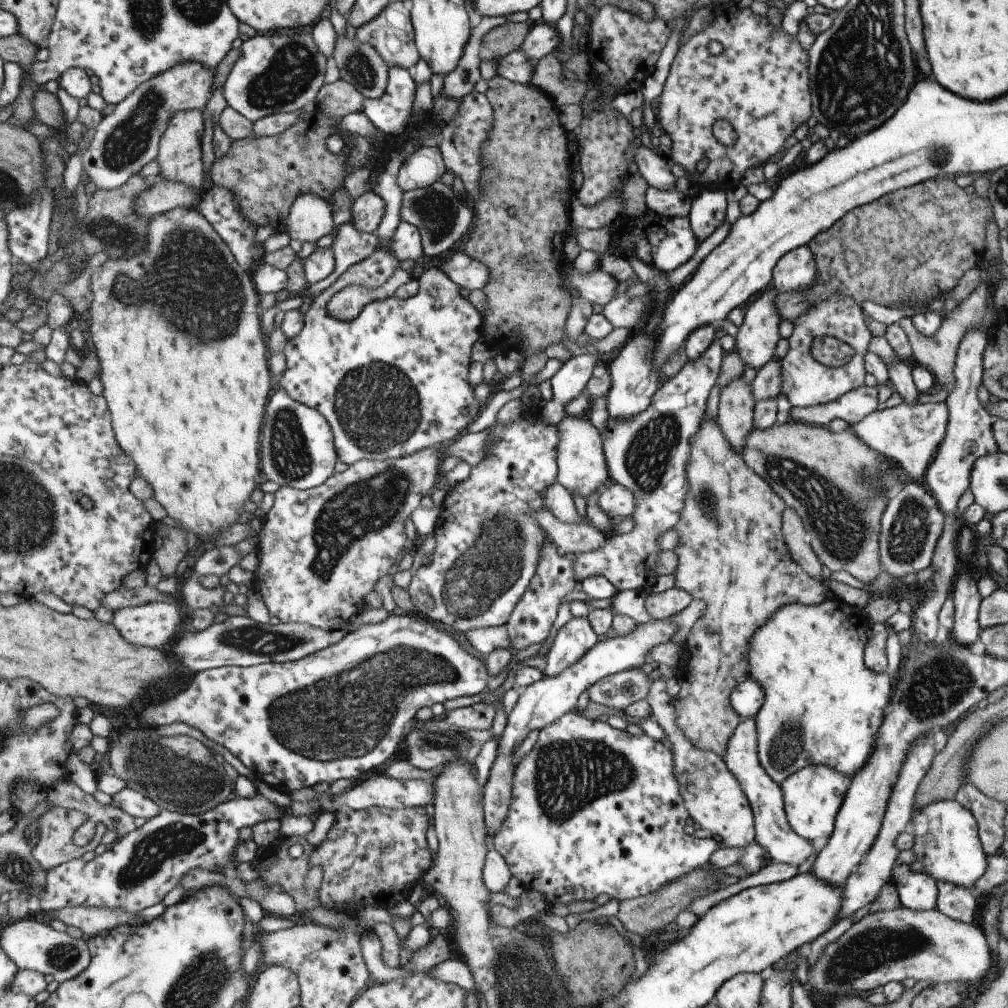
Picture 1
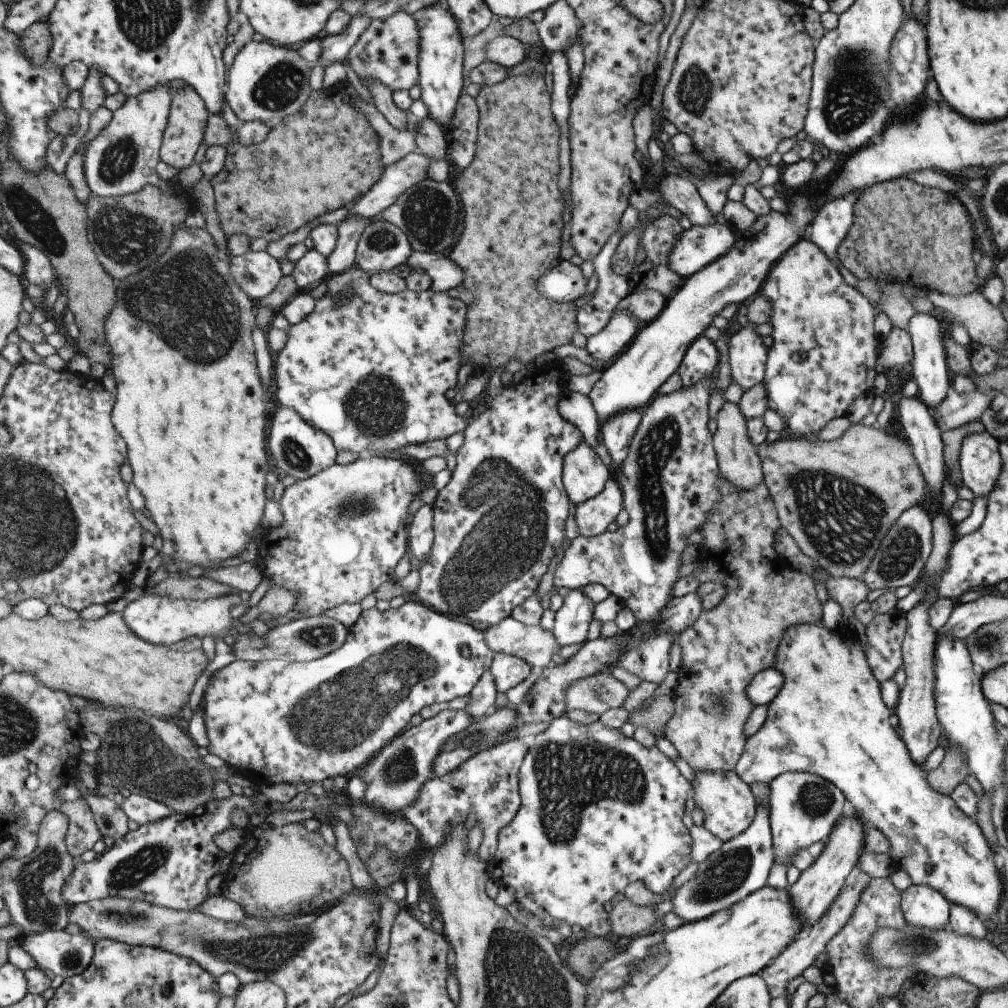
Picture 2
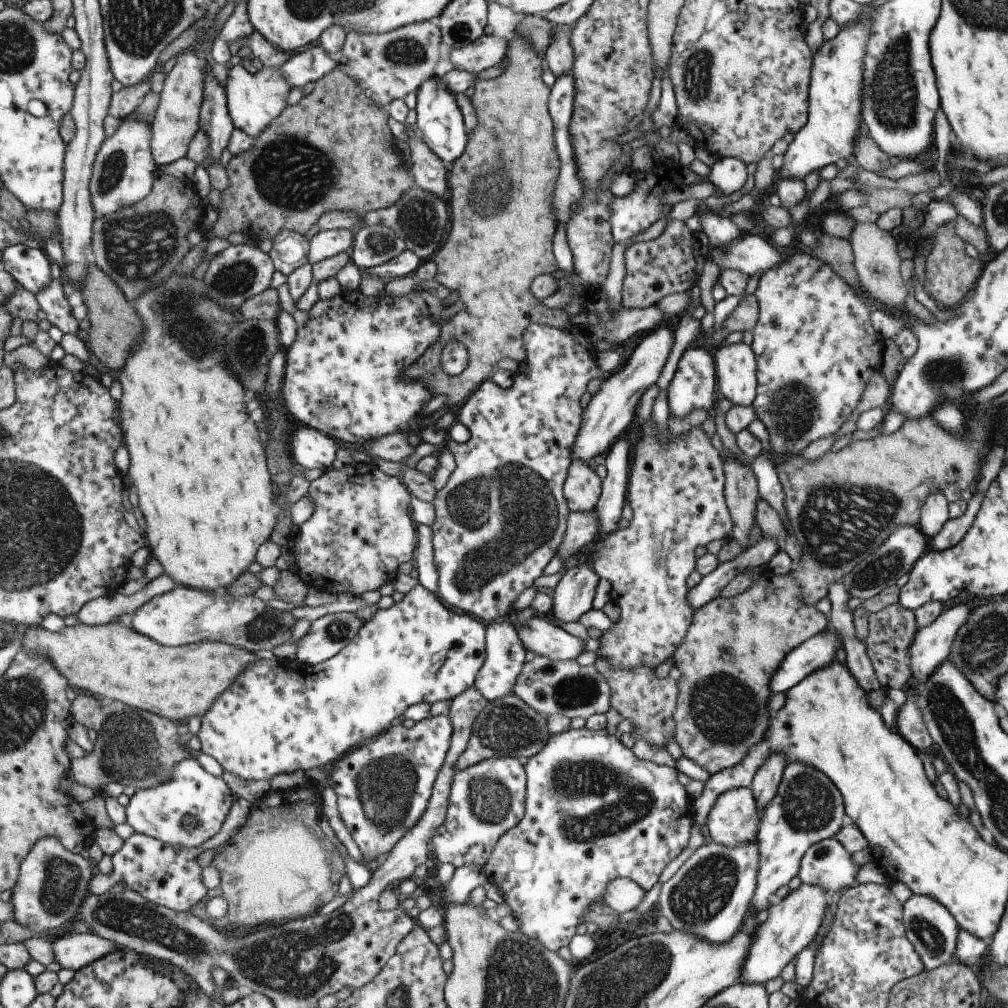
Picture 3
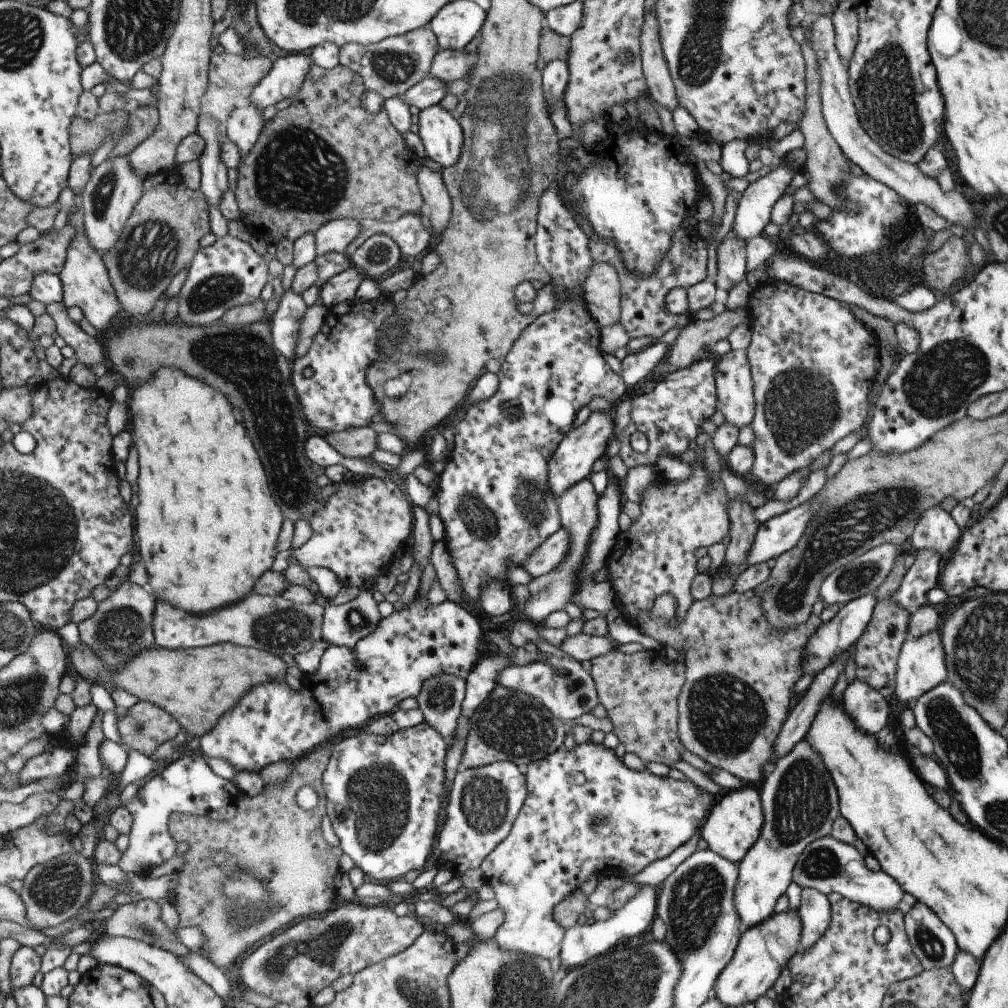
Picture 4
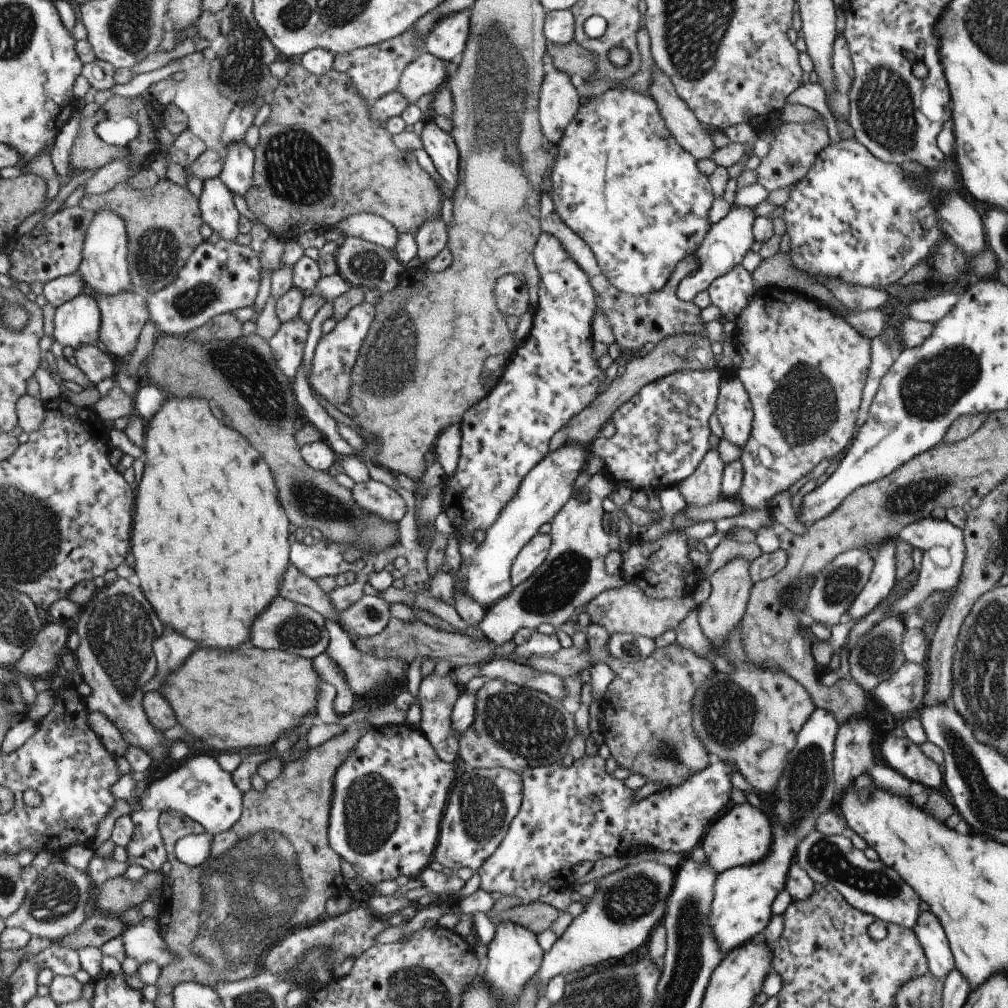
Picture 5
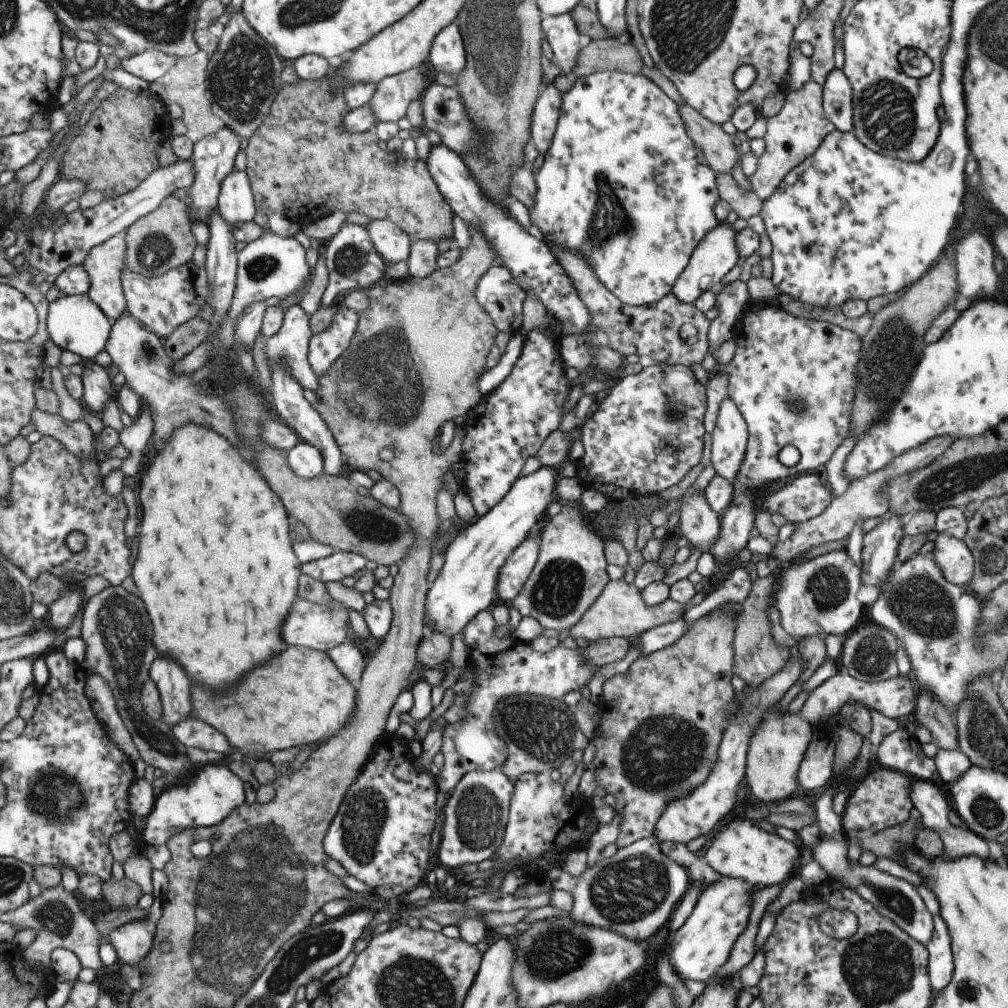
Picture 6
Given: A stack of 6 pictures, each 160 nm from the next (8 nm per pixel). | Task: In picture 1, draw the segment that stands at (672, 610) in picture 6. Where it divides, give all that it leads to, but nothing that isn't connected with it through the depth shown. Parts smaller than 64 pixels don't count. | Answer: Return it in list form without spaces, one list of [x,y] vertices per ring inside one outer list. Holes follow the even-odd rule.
[[[715,417],[701,419],[688,449],[685,469],[688,491],[684,494],[680,516],[672,526],[678,538],[677,546],[672,550],[677,557],[672,574],[674,587],[687,591],[693,599],[702,600],[706,609],[692,626],[685,646],[680,650],[680,664],[676,670],[679,692],[672,705],[682,735],[695,748],[714,752],[722,758],[727,739],[741,720],[730,707],[728,698],[733,688],[748,678],[746,652],[753,634],[779,607],[789,603],[819,604],[829,594],[826,583],[809,577],[792,561],[781,535],[784,502],[760,476],[747,468],[741,454],[726,441]]]

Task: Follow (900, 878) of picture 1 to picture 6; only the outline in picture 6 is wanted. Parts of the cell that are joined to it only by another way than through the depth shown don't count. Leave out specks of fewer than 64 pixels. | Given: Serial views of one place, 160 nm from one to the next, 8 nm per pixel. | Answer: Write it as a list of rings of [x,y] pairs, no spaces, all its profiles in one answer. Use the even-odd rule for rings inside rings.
[[[939,914],[932,916],[932,933],[925,948],[928,952],[928,981],[933,994],[939,993],[949,984],[953,972],[950,938]]]

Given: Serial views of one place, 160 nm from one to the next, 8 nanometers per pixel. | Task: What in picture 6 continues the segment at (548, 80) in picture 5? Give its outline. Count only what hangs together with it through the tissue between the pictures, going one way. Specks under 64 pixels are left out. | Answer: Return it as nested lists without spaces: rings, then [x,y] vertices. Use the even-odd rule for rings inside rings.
[[[553,81],[541,88],[532,108],[529,125],[529,142],[535,145],[540,154],[545,154],[551,142],[559,116],[562,92]]]

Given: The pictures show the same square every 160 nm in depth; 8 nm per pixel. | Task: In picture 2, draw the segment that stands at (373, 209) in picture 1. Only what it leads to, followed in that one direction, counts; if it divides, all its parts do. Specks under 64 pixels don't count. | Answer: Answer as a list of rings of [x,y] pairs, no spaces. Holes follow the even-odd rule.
[[[345,218],[337,224],[338,238],[335,249],[326,257],[327,276],[345,272],[354,265],[355,248],[363,228],[371,220],[365,218]]]

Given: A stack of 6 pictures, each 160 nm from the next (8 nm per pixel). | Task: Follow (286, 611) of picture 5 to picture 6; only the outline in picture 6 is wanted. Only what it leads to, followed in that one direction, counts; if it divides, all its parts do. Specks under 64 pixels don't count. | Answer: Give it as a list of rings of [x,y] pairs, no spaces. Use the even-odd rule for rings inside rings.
[[[331,598],[329,603],[312,603],[303,599],[294,600],[289,607],[285,624],[281,624],[281,638],[291,645],[299,645],[321,652],[326,652],[330,648],[347,641],[346,626],[348,624],[348,614],[346,607],[335,603]]]

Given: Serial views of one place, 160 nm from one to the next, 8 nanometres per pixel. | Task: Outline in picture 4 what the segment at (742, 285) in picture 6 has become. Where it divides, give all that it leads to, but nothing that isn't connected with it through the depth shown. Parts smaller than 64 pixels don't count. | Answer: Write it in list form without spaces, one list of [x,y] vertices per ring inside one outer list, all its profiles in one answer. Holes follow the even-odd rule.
[[[728,232],[716,247],[715,288],[730,289],[732,284],[744,278],[746,270],[746,242]]]

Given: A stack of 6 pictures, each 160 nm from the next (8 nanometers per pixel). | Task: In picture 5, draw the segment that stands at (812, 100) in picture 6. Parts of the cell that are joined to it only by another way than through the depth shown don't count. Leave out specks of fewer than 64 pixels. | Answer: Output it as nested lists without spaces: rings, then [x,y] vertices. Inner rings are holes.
[[[815,120],[809,124],[795,124],[795,122],[781,123],[779,128],[774,130],[774,140],[770,145],[769,152],[761,158],[756,168],[756,184],[763,186],[767,192],[772,192],[790,185],[805,178],[809,168],[813,166],[815,156],[821,148],[828,146],[829,137],[825,122]]]

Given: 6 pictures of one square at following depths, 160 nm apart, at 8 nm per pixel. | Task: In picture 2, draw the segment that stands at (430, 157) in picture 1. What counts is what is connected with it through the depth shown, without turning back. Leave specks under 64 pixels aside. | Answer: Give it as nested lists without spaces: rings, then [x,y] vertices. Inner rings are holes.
[[[416,151],[408,153],[394,164],[389,164],[371,189],[353,203],[345,218],[355,216],[373,220],[381,210],[393,204],[399,194],[426,179],[427,166],[429,166],[427,157]]]

